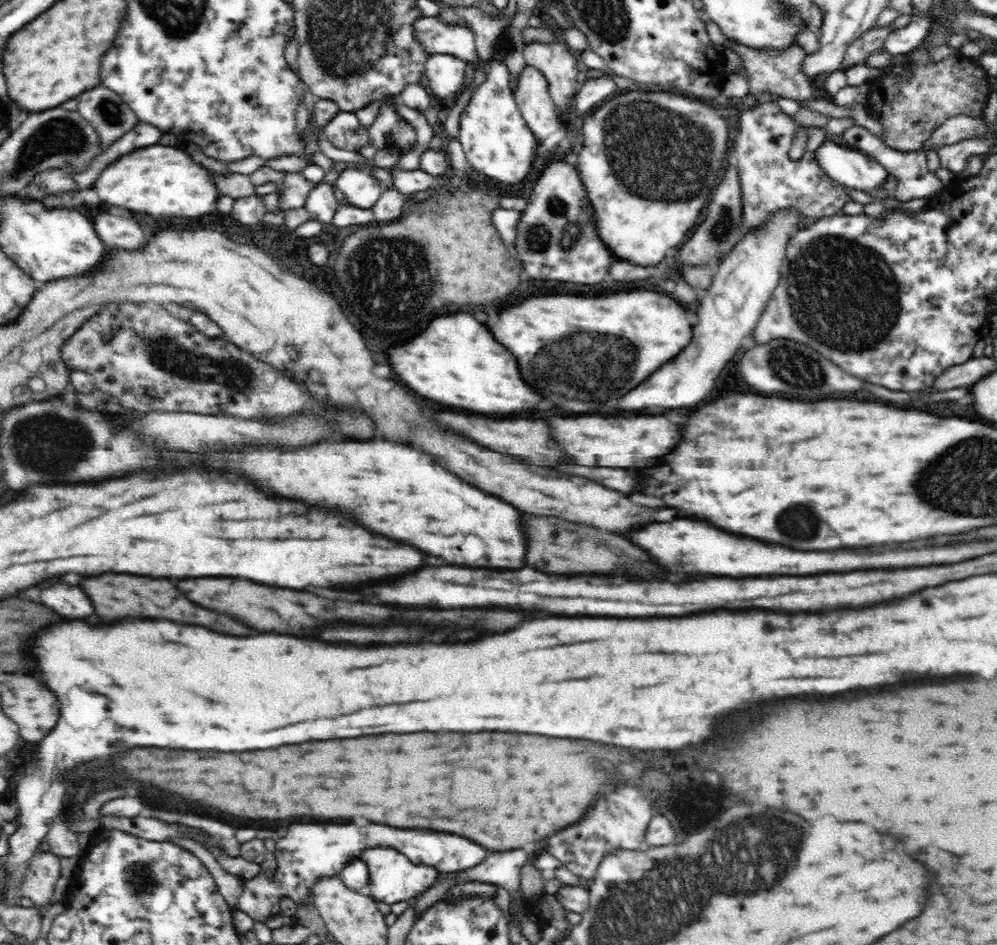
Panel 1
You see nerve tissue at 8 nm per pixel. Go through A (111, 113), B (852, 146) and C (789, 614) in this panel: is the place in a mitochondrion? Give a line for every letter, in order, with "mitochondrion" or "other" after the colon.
A: mitochondrion
B: other
C: other

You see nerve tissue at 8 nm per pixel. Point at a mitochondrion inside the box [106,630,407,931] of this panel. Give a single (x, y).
(140, 875)

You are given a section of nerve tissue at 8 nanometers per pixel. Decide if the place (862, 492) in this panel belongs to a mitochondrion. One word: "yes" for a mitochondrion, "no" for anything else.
no

